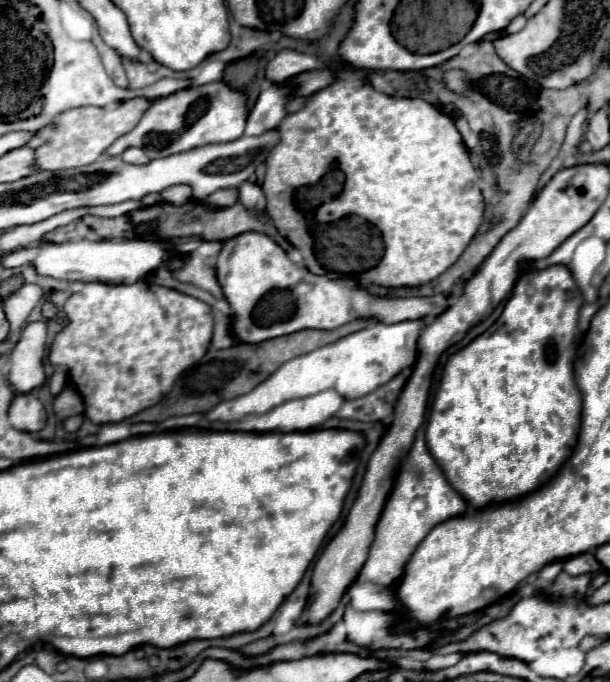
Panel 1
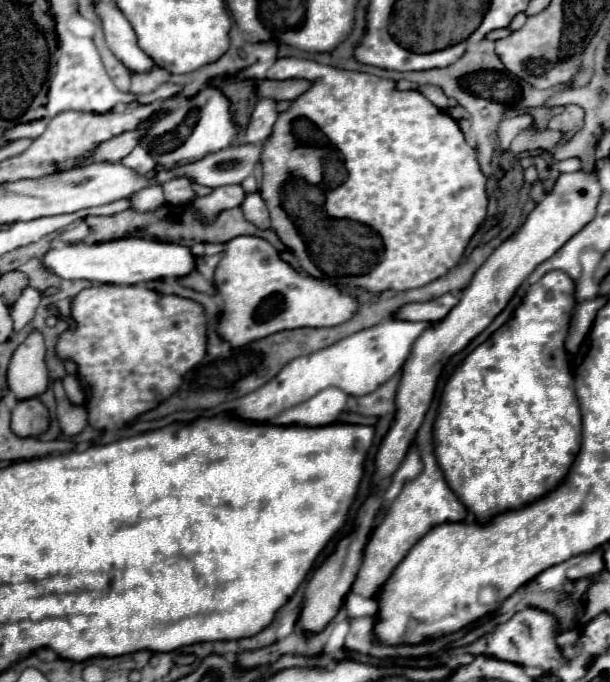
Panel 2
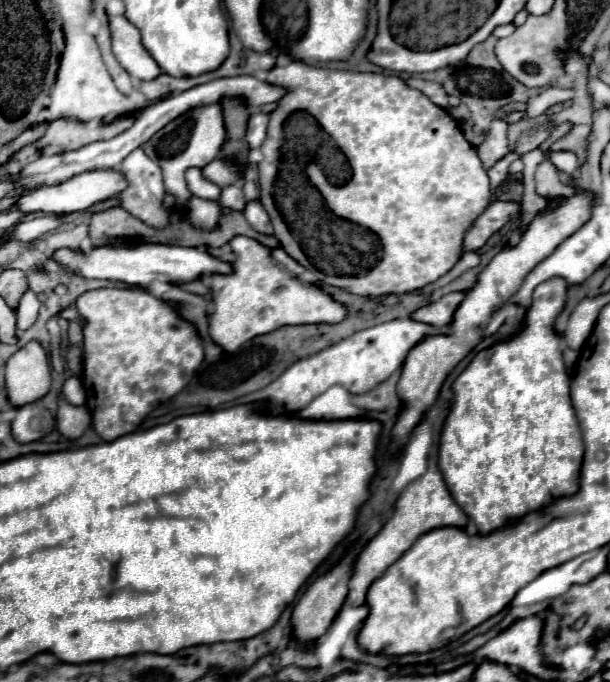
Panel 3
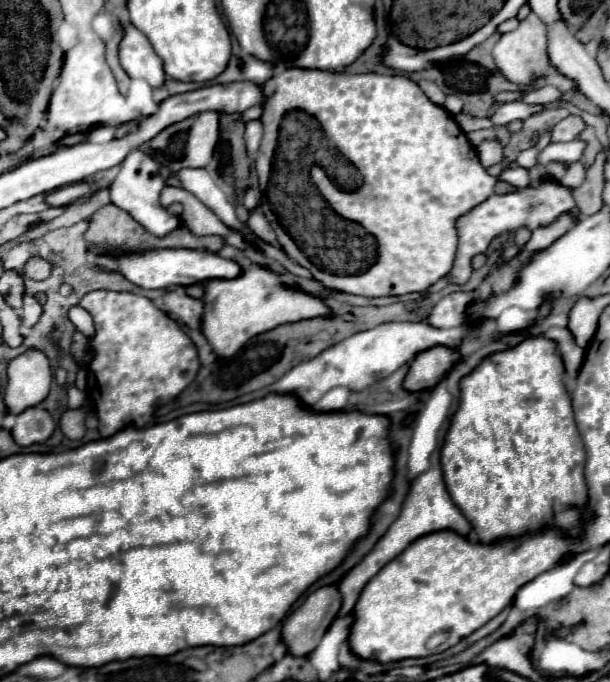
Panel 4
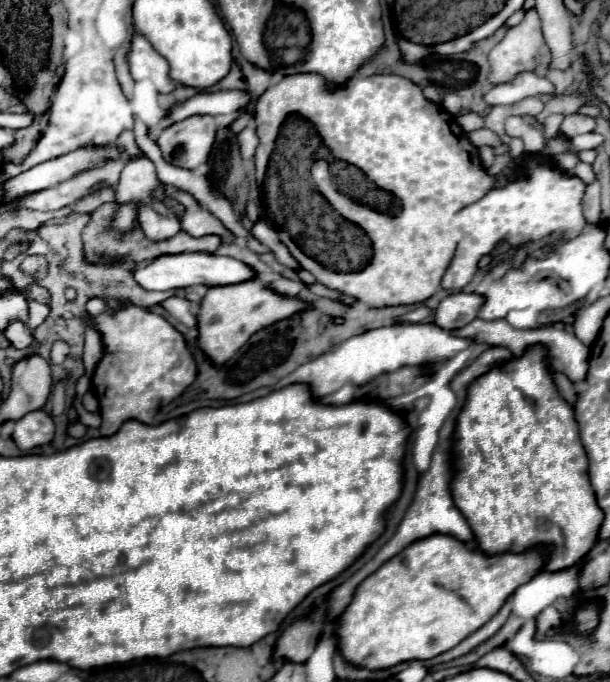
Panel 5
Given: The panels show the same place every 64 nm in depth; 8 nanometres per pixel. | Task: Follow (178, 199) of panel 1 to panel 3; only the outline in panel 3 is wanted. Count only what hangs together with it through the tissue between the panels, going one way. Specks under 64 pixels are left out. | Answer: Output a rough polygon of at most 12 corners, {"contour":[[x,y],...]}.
{"contour":[[202,106],[142,148],[166,192],[186,204],[186,168],[210,164],[224,144],[222,108]]}

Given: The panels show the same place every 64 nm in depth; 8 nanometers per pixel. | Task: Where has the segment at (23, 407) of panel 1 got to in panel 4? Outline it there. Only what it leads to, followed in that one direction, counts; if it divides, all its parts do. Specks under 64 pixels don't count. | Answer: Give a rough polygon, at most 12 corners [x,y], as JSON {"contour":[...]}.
{"contour":[[44,408],[16,416],[12,438],[18,446],[46,442],[56,424]]}

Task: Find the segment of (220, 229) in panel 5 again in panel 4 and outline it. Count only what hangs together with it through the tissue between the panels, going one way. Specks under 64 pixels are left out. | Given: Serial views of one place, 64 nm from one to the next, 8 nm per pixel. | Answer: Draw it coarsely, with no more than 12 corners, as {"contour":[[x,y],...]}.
{"contour":[[164,186],[160,204],[184,206],[182,224],[197,236],[218,235],[230,246],[250,248],[216,214],[184,188]]}

